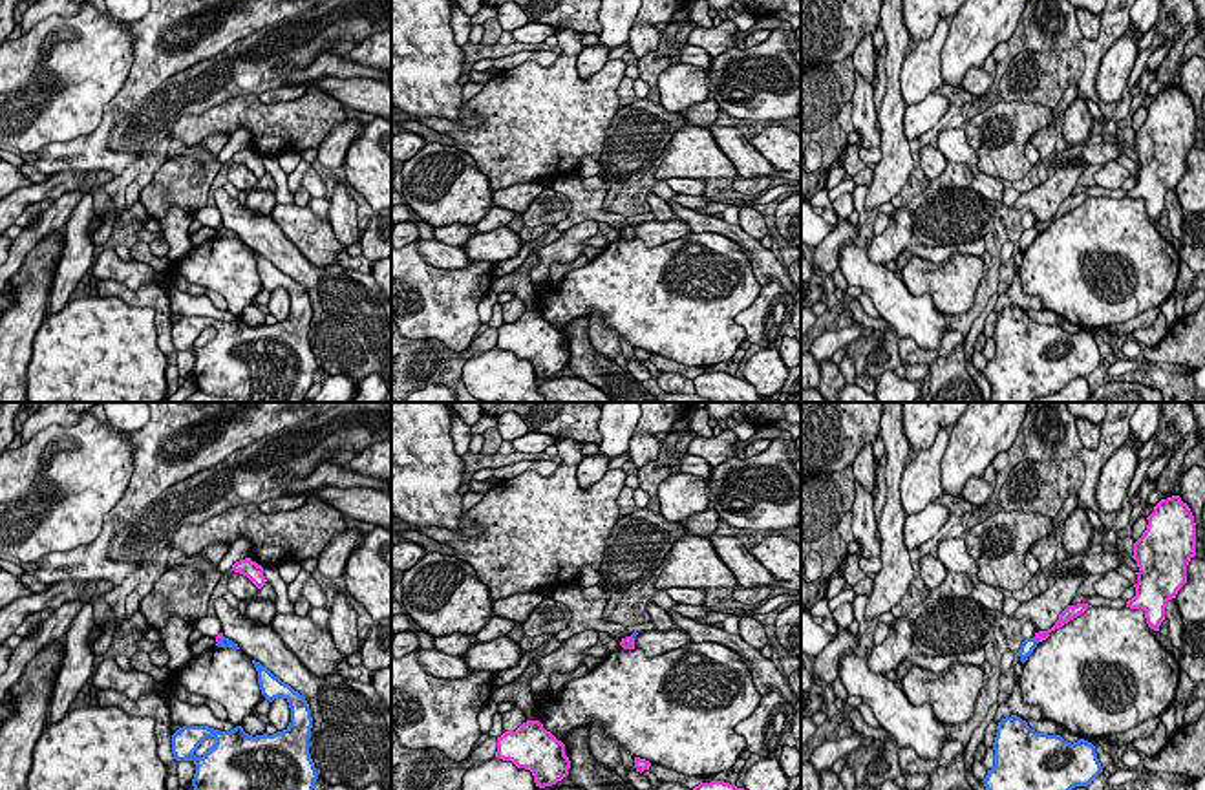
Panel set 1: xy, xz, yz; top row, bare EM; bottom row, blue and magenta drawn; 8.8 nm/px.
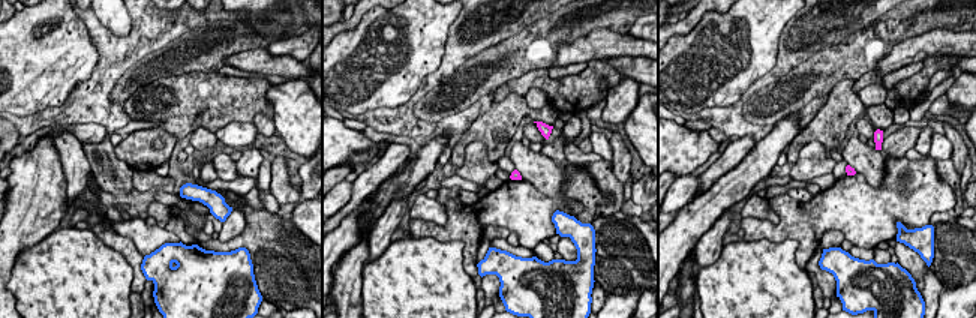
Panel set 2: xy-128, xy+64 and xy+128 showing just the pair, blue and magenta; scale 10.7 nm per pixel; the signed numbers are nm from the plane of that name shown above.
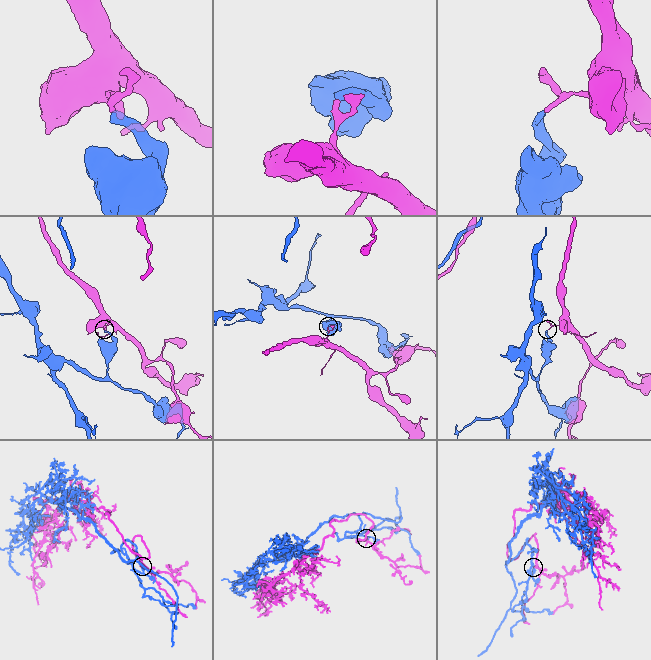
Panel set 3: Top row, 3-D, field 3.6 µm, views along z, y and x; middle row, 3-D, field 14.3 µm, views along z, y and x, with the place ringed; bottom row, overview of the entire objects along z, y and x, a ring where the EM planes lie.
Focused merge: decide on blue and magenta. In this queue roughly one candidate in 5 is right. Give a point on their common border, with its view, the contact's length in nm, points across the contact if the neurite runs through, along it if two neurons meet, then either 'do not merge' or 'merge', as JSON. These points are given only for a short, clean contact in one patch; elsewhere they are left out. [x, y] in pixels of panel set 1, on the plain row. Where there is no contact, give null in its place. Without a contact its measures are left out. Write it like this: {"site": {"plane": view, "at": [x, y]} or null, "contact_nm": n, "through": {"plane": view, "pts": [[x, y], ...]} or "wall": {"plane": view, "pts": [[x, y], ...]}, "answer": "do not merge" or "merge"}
{"site": {"plane": "yz", "at": [1035, 229]}, "contact_nm": 70, "wall": {"plane": "yz", "pts": [[1034, 227], [1039, 231]]}, "answer": "do not merge"}

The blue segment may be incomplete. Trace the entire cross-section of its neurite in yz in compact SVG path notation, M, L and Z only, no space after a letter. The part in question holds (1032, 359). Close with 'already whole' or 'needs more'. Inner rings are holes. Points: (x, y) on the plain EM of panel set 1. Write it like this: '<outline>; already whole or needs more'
M1017 305L998 313L993 340L995 357L982 371L991 388L987 402L1031 402L1057 393L1075 377L1088 377L1103 362L1092 333L1079 329L1072 335L1061 326L1039 324Z; already whole

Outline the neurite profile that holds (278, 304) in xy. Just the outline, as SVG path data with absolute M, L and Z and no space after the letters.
M274 289L269 298L269 313L276 318L276 322L287 320L291 313L291 298L287 289Z

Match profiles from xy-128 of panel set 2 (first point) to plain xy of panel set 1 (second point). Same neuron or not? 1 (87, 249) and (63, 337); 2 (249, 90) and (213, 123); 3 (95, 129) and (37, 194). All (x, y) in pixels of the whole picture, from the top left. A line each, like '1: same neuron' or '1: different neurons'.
1: same neuron
2: same neuron
3: same neuron

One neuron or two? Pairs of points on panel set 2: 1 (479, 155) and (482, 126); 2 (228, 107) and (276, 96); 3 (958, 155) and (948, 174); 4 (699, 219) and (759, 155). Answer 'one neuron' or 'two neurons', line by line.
1: two neurons
2: two neurons
3: two neurons
4: one neuron

